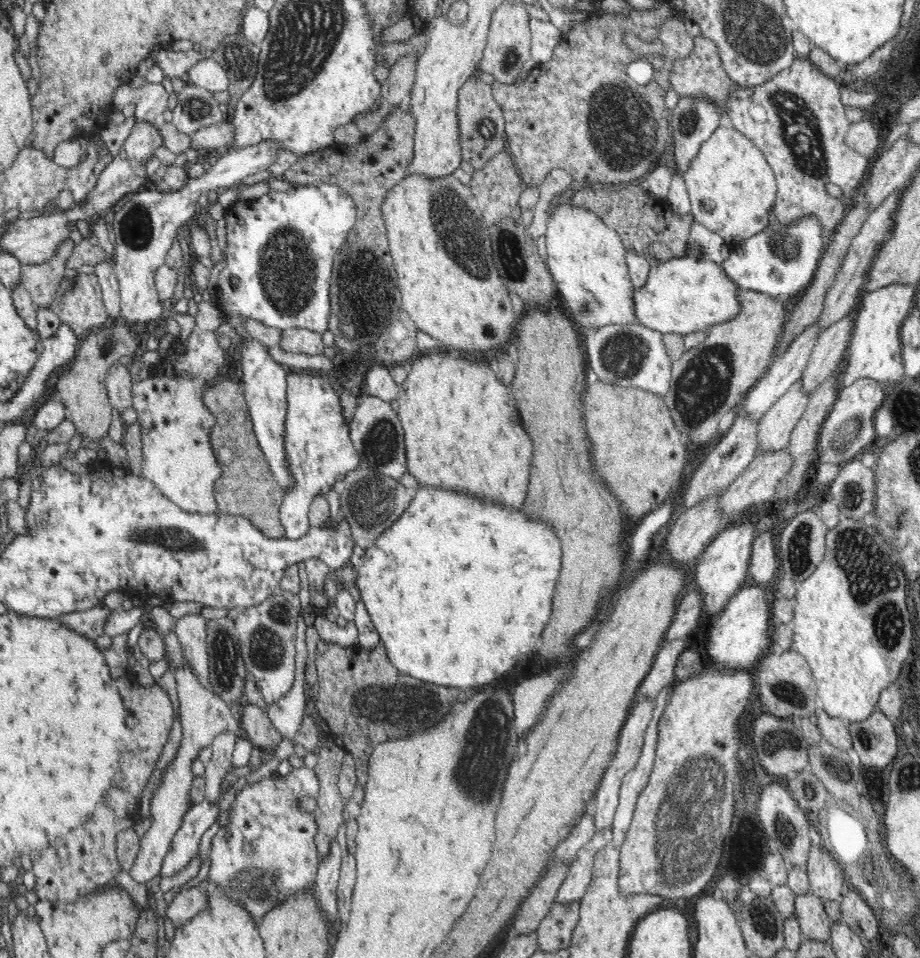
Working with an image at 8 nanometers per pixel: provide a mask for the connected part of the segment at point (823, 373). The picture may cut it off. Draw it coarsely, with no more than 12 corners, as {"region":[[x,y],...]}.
{"region":[[857,304],[821,332],[800,378],[812,394],[844,360]]}

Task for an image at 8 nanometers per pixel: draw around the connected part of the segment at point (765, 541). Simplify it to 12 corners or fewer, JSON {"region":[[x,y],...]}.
{"region":[[765,531],[752,542],[747,583],[772,586],[775,540]]}

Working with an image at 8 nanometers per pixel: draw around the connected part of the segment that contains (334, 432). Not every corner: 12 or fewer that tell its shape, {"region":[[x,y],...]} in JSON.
{"region":[[288,370],[285,538],[361,464],[327,376]]}

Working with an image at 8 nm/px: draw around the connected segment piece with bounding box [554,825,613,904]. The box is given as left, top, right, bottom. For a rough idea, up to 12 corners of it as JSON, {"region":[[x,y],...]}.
{"region":[[613,826],[595,833],[575,854],[554,903],[578,901],[592,881],[598,851]]}

